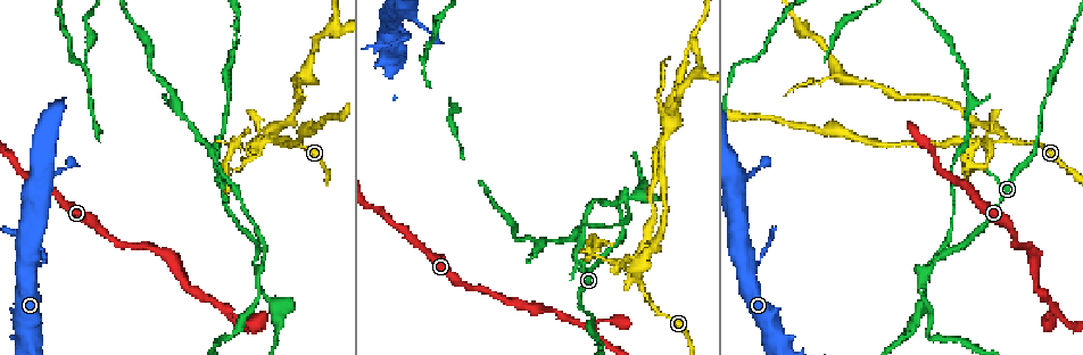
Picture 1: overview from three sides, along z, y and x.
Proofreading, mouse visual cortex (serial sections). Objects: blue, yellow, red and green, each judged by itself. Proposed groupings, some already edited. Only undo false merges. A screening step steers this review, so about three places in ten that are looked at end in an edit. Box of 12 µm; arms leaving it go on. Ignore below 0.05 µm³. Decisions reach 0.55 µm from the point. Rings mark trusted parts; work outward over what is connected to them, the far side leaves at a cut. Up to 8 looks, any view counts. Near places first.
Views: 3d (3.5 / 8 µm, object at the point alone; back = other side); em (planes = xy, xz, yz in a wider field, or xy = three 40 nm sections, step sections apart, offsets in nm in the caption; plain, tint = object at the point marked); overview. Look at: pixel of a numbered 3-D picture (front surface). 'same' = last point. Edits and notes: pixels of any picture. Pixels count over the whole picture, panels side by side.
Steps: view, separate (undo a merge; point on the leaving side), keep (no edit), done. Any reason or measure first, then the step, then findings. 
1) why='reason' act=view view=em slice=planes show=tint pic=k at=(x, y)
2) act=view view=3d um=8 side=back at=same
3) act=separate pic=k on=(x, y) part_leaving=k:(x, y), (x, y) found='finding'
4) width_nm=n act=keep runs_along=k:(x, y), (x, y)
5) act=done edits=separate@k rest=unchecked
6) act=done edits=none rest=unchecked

why='arms part here' act=view view=3d um=3.5 pic=1 at=(226, 309)

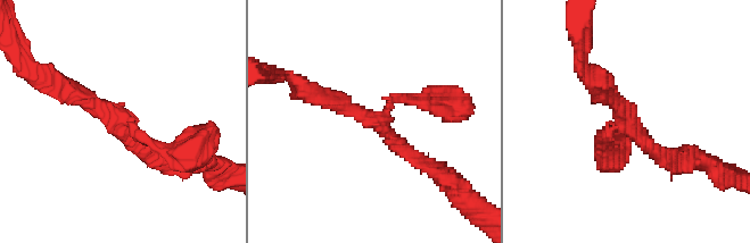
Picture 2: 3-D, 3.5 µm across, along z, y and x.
why='shape alone is not enough' act=view view=em slice=xy step=2 show=tint pic=2 at=(118, 121)

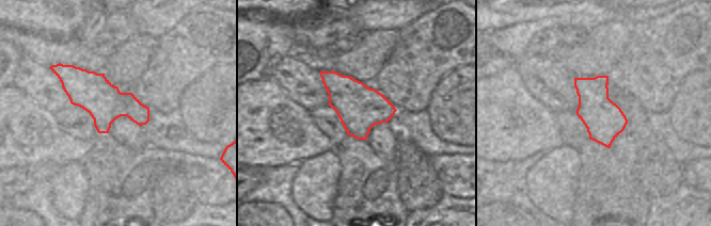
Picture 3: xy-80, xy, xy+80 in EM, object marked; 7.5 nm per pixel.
act=view view=em slice=xy step=5 show=tint at=same

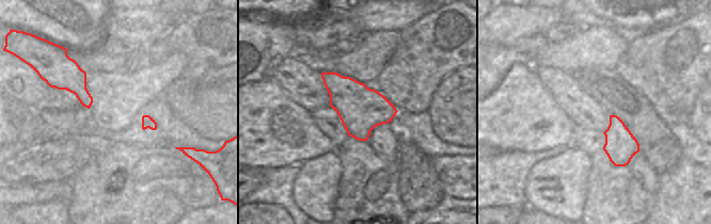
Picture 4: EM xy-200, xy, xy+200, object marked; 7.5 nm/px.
width_nm=340 act=keep runs_along=2:(60, 85), (172, 151) found='all the same cell'

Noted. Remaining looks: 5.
why='four arms meet' act=view view=3d um=8 pic=1 at=(258, 268)

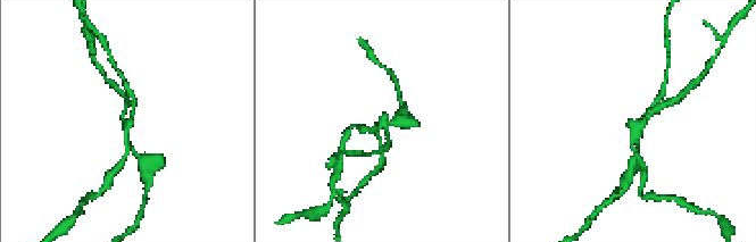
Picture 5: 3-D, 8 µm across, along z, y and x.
why='need the tissue' act=view view=em slice=planes show=tint pic=5 at=(643, 121)

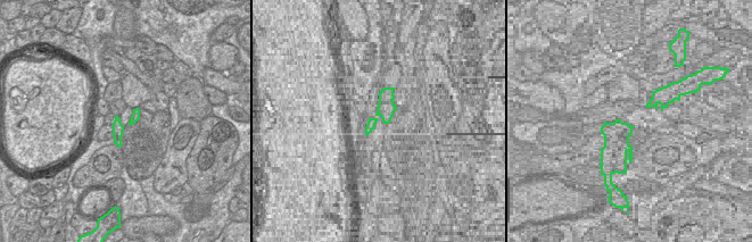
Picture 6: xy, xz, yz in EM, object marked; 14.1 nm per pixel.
width_nm=160 act=separate pic=5 on=(118, 167) found='a second cell is stuck on'

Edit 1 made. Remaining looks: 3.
why='four arms meet' act=view view=3d um=3.5 pic=1 at=(274, 136)

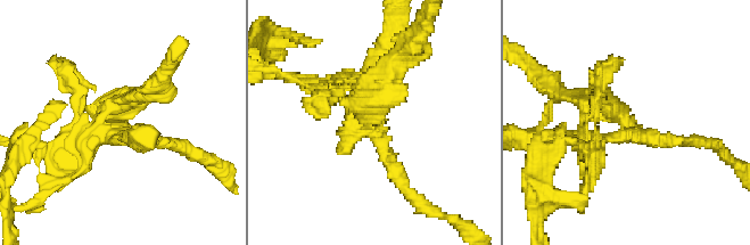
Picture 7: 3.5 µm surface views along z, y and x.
why='shape alone is not enough' act=view view=em slice=xy step=5 show=plain pic=7 at=(119, 127)

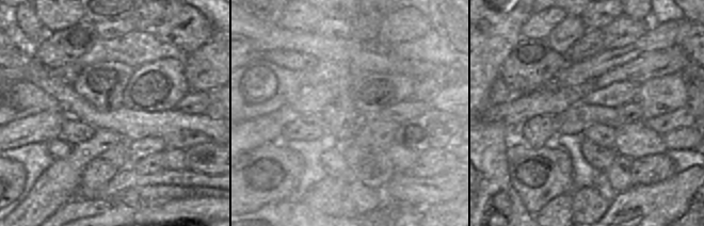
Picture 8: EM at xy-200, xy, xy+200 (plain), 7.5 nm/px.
why='with the object marked' act=view view=em slice=xy step=5 show=tint at=same

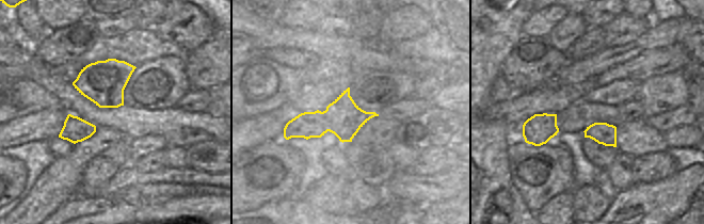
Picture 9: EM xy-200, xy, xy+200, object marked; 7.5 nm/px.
act=separate pic=7 on=(319, 88) part_leaving=7:(627, 132), (624, 136), (534, 139) found='two cells meet here'

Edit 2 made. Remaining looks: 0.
act=done edits=separate@5,separate@7 rest=unchecked

